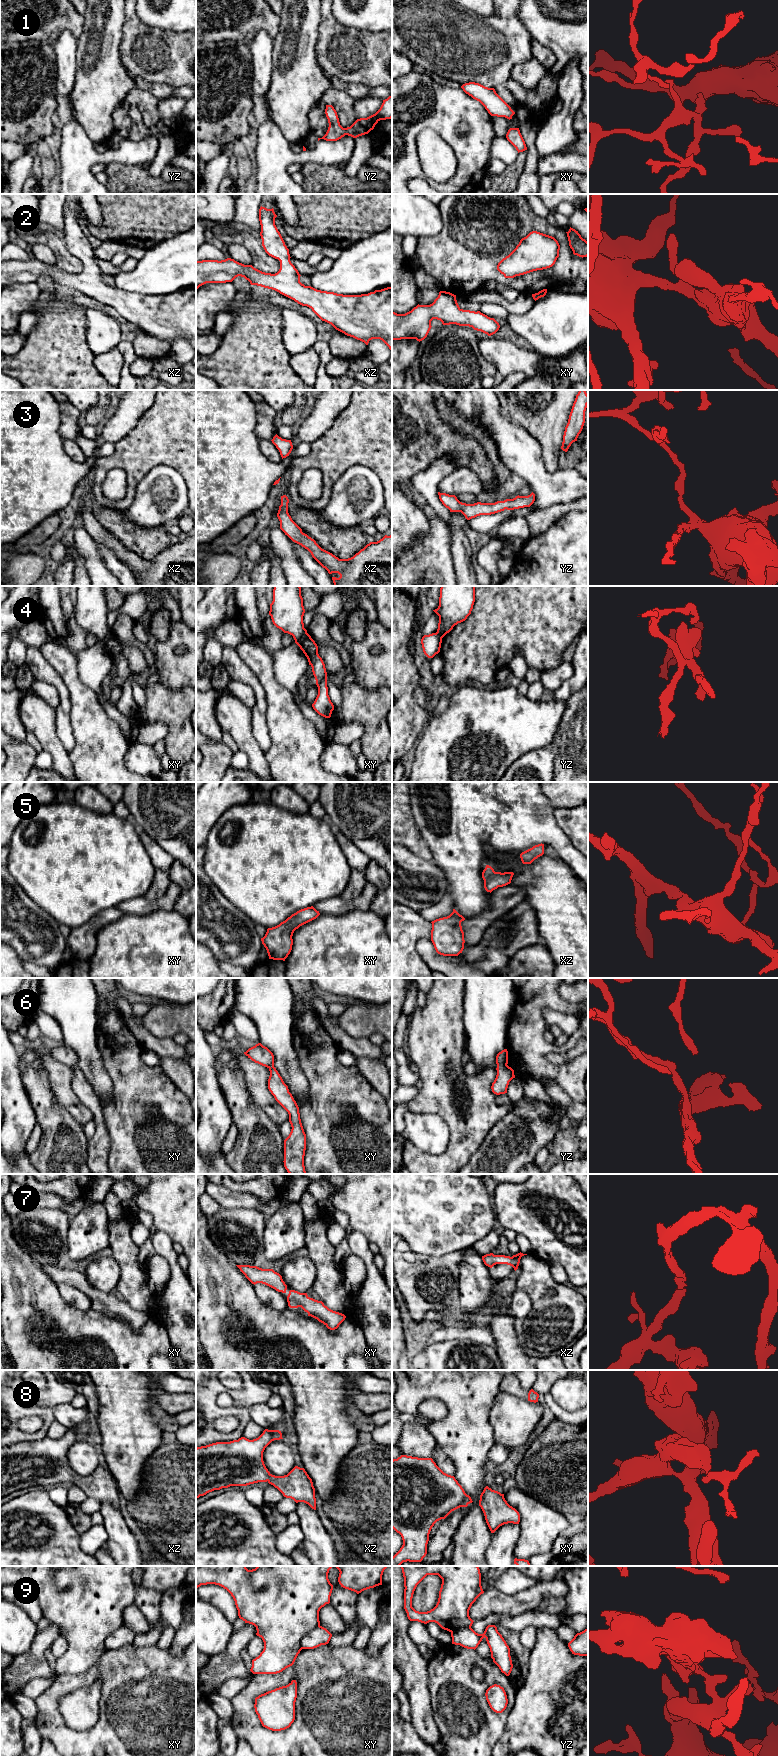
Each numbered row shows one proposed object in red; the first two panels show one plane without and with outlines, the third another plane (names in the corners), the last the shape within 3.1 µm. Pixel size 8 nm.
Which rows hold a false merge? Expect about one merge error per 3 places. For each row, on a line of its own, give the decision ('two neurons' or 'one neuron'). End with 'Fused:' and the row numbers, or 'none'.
1: one neuron
2: one neuron
3: one neuron
4: two neurons
5: one neuron
6: one neuron
7: one neuron
8: one neuron
9: two neurons
Fused: 4, 9

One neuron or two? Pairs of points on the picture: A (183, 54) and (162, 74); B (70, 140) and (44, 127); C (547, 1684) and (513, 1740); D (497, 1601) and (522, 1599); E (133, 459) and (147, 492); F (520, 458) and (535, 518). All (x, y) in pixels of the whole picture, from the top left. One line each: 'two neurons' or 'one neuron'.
A: one neuron
B: two neurons
C: one neuron
D: one neuron
E: two neurons
F: two neurons

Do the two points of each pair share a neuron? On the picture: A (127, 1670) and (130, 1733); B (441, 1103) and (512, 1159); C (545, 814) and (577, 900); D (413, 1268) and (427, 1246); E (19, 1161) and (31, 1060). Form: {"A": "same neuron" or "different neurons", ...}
{"A": "same neuron", "B": "different neurons", "C": "different neurons", "D": "different neurons", "E": "different neurons"}

